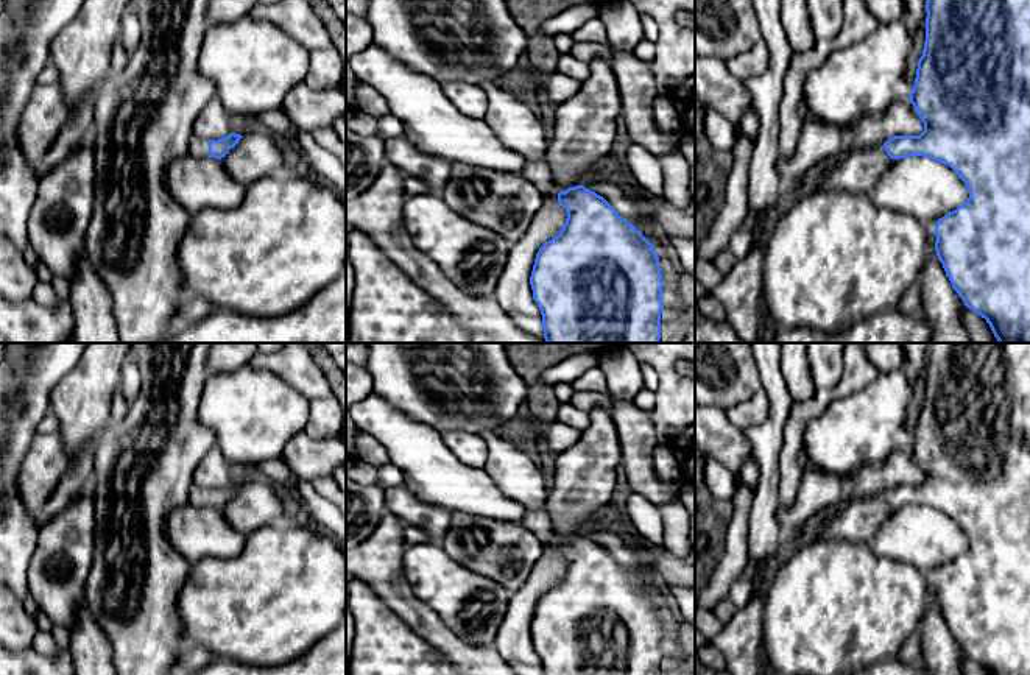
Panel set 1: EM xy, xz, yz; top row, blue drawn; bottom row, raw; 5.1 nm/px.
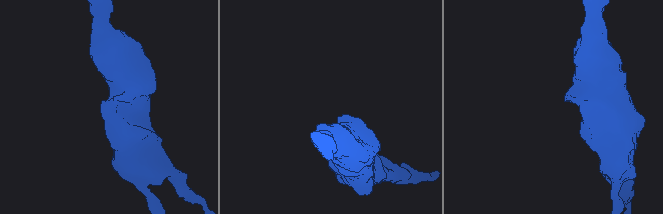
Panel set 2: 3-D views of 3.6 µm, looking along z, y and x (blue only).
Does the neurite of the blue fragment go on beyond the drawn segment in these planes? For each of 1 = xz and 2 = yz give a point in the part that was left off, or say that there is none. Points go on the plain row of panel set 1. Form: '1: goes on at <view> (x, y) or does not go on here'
1: does not go on here
2: does not go on here

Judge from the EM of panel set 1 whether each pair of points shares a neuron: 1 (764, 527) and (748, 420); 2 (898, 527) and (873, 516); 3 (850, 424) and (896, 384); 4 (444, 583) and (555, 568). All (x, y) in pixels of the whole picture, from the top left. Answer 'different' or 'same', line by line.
1: different
2: different
3: same
4: different

